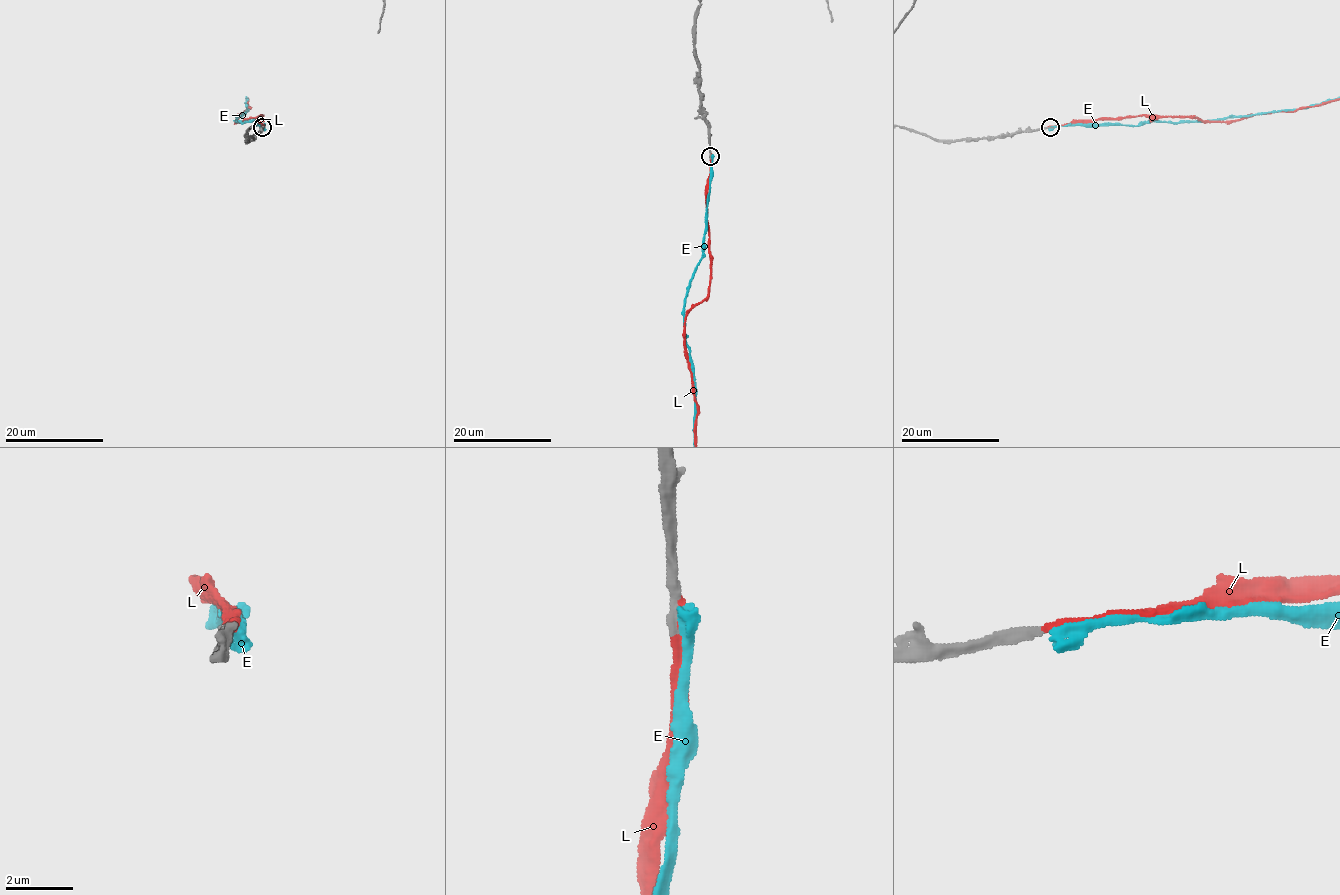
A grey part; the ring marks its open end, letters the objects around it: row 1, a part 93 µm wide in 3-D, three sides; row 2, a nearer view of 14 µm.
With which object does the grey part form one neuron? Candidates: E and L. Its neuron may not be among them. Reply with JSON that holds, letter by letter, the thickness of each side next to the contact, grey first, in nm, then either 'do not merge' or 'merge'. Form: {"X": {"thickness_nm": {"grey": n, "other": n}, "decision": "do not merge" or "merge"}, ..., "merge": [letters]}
{"E": {"thickness_nm": {"grey": 280, "other": 460}, "decision": "do not merge"}, "L": {"thickness_nm": {"grey": 320, "other": 320}, "decision": "merge"}, "merge": ["L"]}

